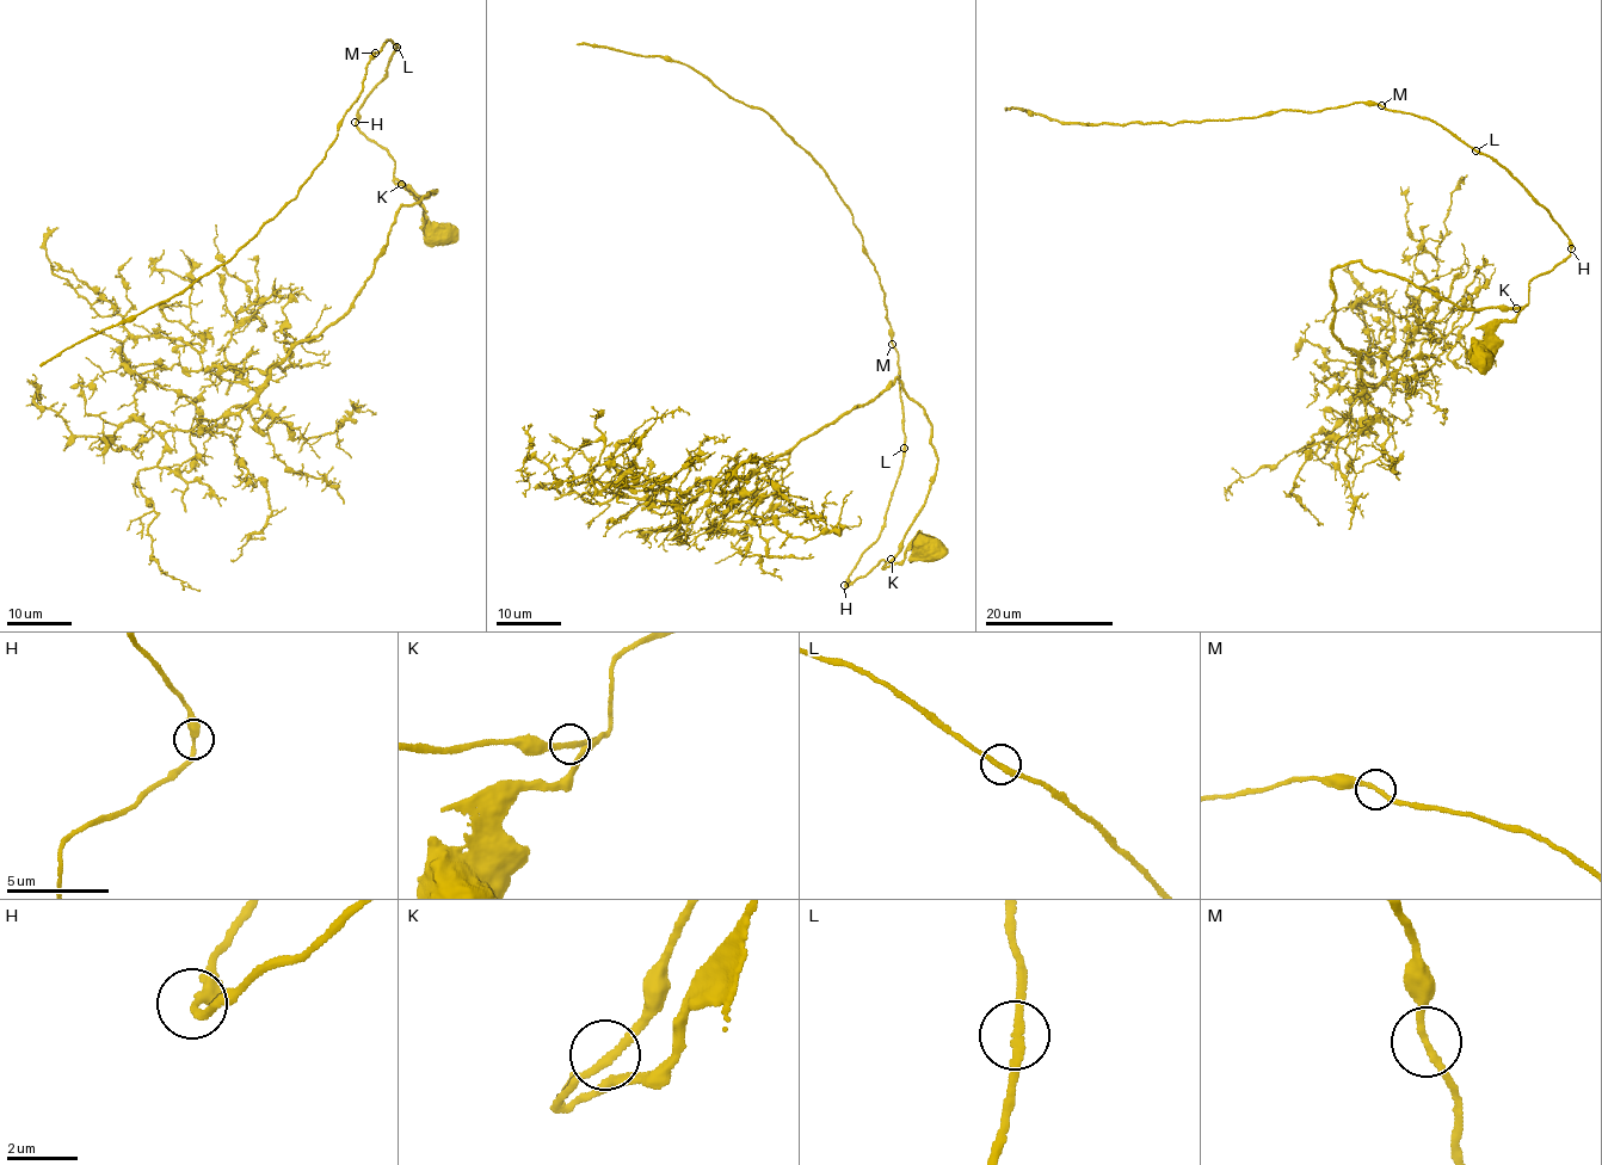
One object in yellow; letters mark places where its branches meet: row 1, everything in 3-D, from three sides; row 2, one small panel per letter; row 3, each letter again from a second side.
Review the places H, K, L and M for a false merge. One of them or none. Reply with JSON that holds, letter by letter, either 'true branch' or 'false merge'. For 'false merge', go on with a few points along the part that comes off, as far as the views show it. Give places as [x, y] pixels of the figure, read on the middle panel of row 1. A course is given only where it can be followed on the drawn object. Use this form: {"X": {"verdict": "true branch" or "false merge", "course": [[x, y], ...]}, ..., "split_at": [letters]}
{"H": {"verdict": "true branch"}, "K": {"verdict": "true branch"}, "L": {"verdict": "true branch"}, "M": {"verdict": "true branch"}, "split_at": []}

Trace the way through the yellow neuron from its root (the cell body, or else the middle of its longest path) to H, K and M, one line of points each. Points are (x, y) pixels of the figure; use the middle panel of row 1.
H: (931, 548), (924, 554), (917, 548), (911, 548), (900, 562), (883, 567), (883, 560), (845, 585)
K: (931, 548), (924, 554), (917, 548), (911, 548), (903, 559), (891, 559)
M: (931, 548), (911, 548), (883, 567), (883, 560), (844, 586), (879, 536), (903, 458), (892, 344)

